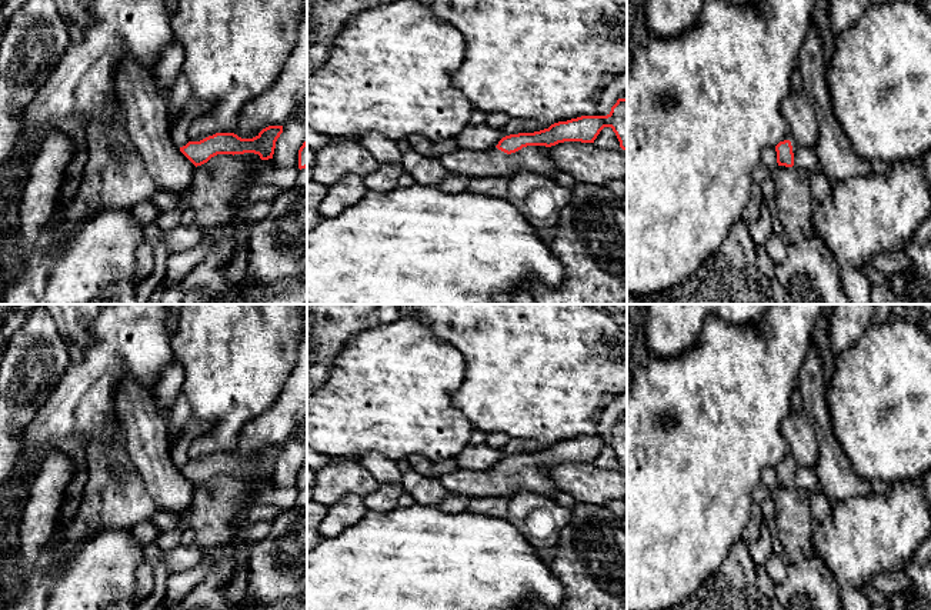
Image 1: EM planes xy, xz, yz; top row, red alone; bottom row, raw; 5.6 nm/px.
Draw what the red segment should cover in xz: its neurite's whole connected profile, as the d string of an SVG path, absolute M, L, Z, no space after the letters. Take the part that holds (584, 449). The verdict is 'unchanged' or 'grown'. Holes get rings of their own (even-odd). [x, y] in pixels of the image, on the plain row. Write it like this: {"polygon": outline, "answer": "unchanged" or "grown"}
{"polygon": "M627 417L618 419L607 436L581 436L540 451L510 454L487 470L460 467L438 480L448 494L467 499L511 497L521 491L551 497L558 491L548 474L551 466L564 461L594 463L604 447L611 447L620 467L627 470Z", "answer": "grown"}

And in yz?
{"polygon": "M784 460L775 466L775 471L778 486L795 486L808 494L821 490L814 467L802 467L792 464L790 460Z", "answer": "grown"}

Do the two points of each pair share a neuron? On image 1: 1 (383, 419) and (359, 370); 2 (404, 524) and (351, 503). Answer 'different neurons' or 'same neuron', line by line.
1: same neuron
2: different neurons

